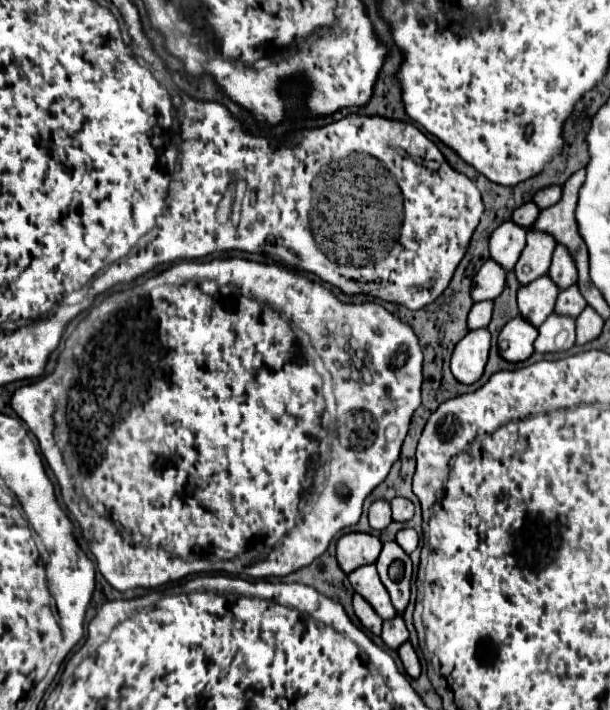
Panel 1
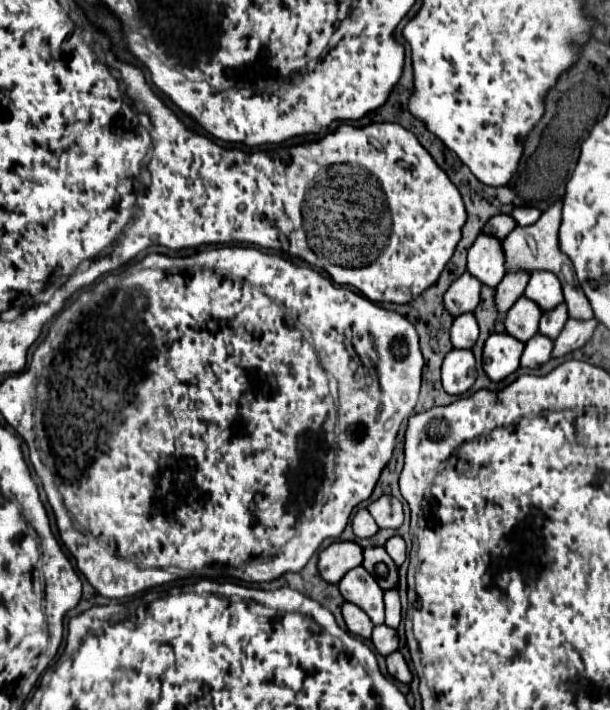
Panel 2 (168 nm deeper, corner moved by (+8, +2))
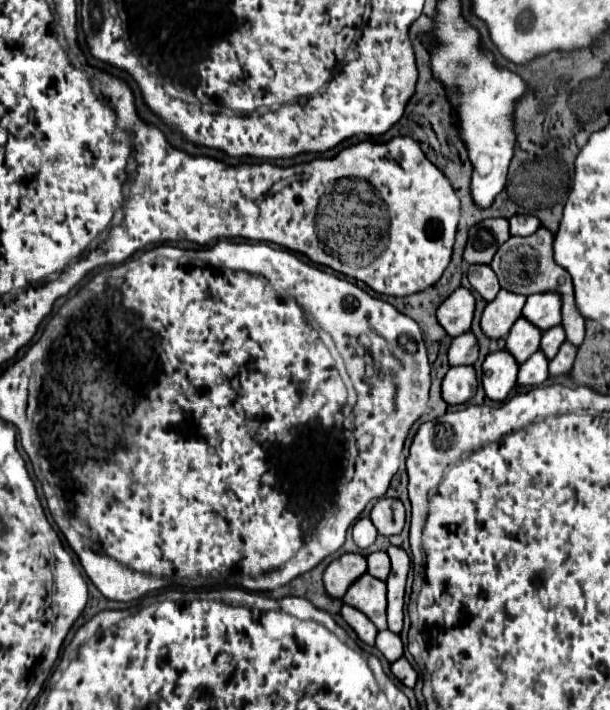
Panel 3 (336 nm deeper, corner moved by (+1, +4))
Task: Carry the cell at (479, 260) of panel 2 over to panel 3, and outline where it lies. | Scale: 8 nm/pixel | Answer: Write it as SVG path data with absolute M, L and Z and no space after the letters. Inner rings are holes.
M477 264L477 268L469 268L467 272L471 290L477 292L485 302L491 302L497 292L499 292L499 284L497 278L493 276L493 270L487 264Z

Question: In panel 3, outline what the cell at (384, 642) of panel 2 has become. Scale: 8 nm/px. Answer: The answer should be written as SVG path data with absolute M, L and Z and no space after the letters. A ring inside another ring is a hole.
M383 630L377 634L377 650L387 658L389 664L393 664L395 660L399 660L403 656L403 644L401 638L389 630Z

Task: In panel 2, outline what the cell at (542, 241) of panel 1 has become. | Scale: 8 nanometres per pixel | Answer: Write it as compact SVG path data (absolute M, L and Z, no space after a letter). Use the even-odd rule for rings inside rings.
M516 270L502 278L502 282L496 286L496 308L500 316L504 316L510 310L510 306L524 294L528 280L530 280L528 270Z

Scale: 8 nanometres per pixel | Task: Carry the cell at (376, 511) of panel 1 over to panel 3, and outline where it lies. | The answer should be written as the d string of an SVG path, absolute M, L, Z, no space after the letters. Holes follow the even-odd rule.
M363 518L353 526L353 542L359 548L371 546L375 542L375 538L377 538L377 530L373 528L373 522L369 518Z

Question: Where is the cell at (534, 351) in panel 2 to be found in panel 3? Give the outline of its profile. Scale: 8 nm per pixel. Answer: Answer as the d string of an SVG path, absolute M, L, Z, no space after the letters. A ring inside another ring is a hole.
M535 352L525 364L519 366L519 376L517 376L517 384L519 386L539 386L547 380L547 360L543 356L543 352Z

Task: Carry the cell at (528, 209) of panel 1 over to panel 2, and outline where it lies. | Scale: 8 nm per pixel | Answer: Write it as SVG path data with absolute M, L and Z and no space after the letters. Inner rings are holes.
M498 214L490 218L490 222L486 222L482 232L494 234L496 238L506 238L514 228L516 228L516 220L510 214Z

